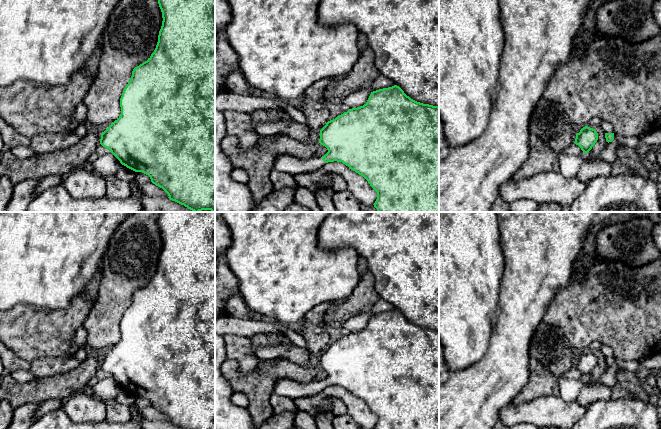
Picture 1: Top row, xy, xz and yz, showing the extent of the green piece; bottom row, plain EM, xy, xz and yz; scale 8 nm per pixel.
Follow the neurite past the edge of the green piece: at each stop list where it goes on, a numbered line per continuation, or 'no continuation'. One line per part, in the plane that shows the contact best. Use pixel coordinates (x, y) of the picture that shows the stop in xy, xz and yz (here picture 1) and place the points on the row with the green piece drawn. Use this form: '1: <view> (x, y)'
1: xz (285, 163)

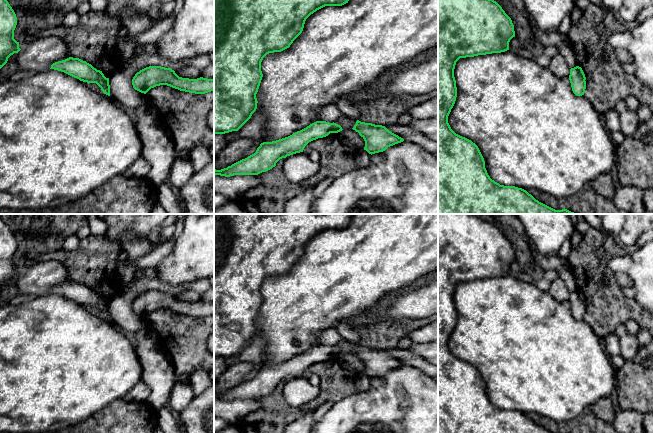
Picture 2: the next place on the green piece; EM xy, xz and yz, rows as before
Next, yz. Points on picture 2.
no continuation

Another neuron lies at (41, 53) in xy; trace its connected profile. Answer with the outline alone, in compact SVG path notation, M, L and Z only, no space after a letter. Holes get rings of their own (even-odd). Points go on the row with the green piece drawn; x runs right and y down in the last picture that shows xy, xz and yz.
M56 36L34 39L21 49L16 57L17 70L42 72L49 70L55 62L71 57L68 44Z

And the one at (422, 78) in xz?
M438 55L414 65L404 65L389 76L386 97L438 92Z

